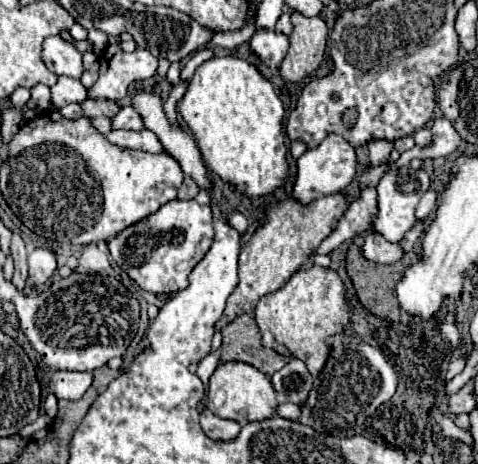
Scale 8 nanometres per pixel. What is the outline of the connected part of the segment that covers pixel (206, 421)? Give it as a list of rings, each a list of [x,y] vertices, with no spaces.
[[[208,408],[200,414],[200,426],[202,426],[202,430],[204,430],[204,434],[206,434],[208,438],[218,440],[218,442],[234,440],[234,438],[240,434],[240,424],[238,424],[238,422],[218,418],[218,416],[214,416]]]

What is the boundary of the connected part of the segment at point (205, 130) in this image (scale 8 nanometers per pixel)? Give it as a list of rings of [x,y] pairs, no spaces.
[[[222,56],[204,62],[188,82],[188,90],[178,110],[194,134],[208,170],[220,176],[220,180],[230,184],[238,194],[246,198],[264,198],[282,186],[288,174],[288,150],[284,144],[282,128],[284,106],[276,96],[272,84],[252,64],[234,56]]]

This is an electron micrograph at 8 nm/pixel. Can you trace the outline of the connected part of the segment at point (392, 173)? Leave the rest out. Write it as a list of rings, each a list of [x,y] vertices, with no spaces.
[[[410,166],[388,170],[376,184],[378,212],[374,216],[374,230],[380,232],[388,242],[400,242],[408,230],[412,230],[416,218],[414,210],[422,194],[430,188],[430,176],[424,170],[412,170]]]

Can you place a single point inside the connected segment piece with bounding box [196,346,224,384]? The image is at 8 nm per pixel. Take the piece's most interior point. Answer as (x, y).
(206, 367)

